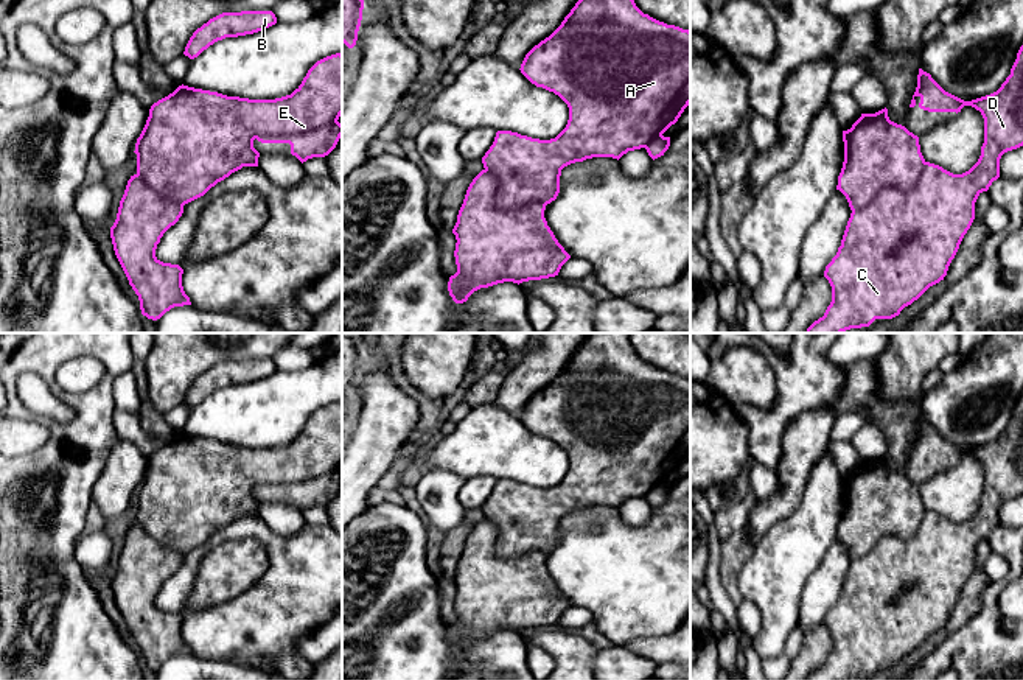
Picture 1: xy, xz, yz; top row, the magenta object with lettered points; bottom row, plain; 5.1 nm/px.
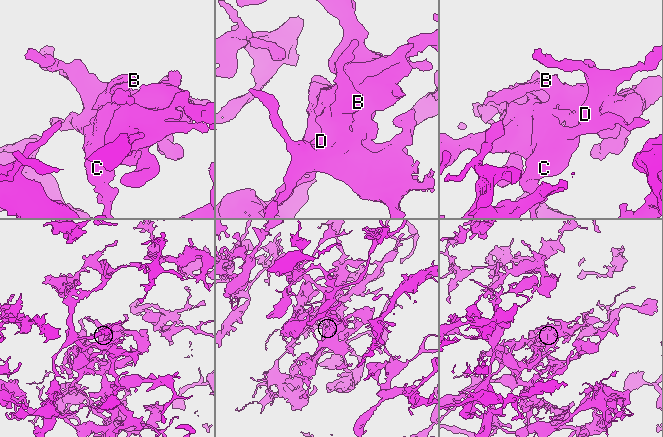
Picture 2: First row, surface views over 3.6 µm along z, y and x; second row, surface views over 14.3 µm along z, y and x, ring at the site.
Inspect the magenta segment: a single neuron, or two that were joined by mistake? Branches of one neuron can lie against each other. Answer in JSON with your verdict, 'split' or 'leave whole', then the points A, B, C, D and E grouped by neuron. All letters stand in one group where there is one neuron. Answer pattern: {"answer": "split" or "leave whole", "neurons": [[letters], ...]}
{"answer": "leave whole", "neurons": [["A", "B", "C", "D", "E"]]}

